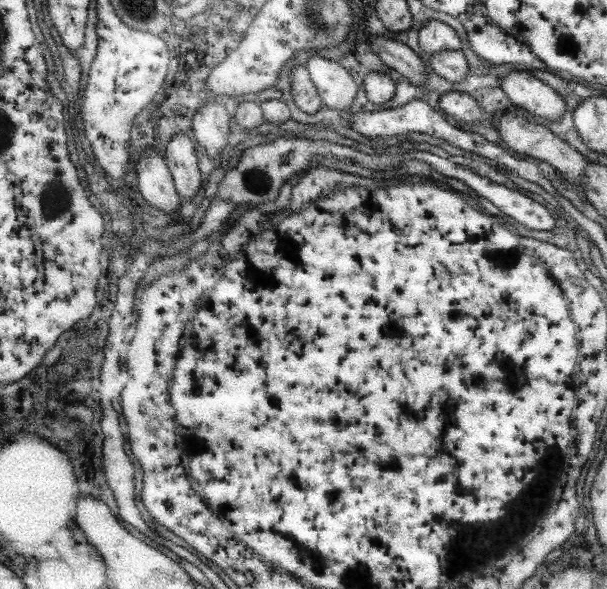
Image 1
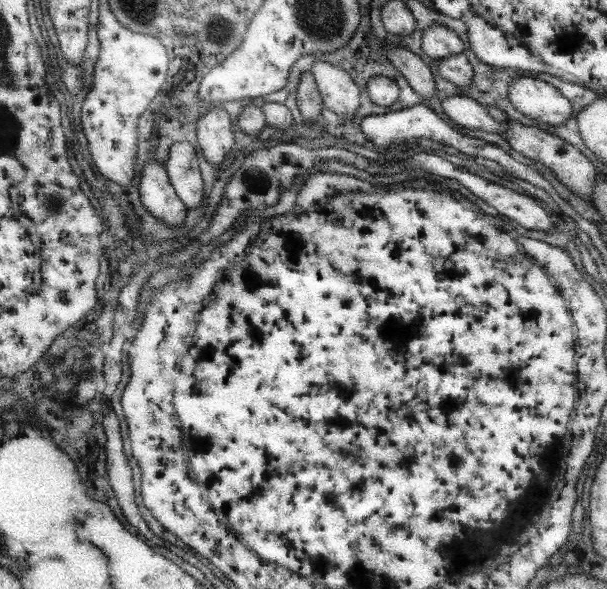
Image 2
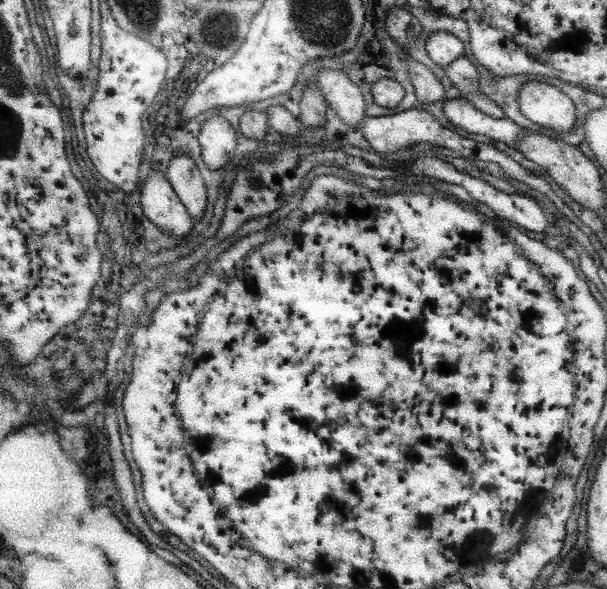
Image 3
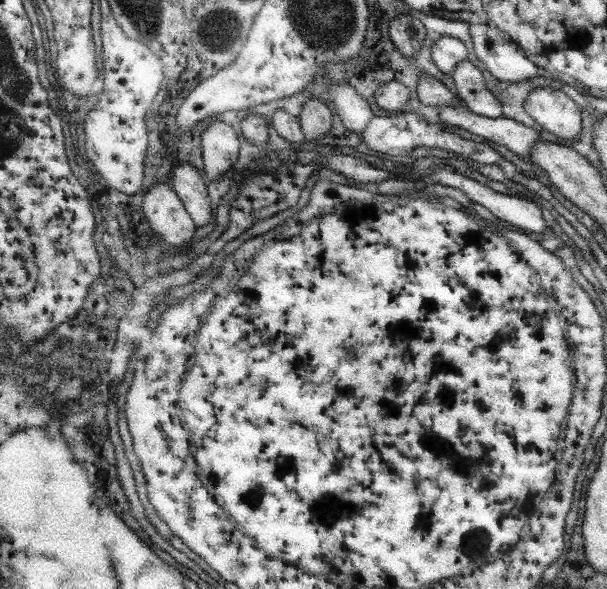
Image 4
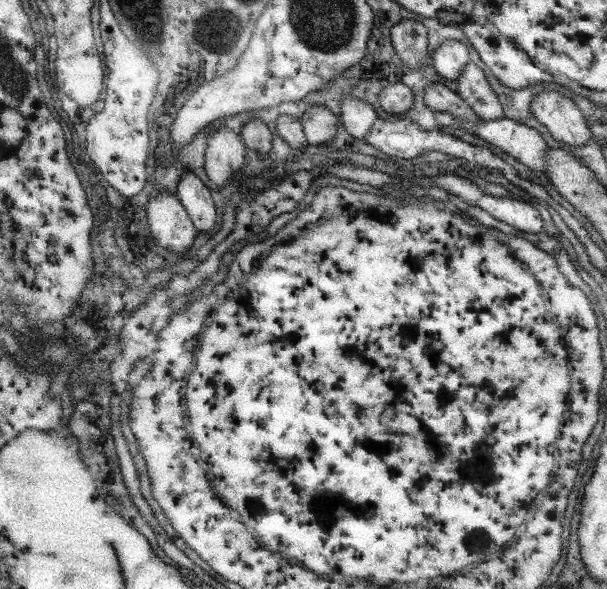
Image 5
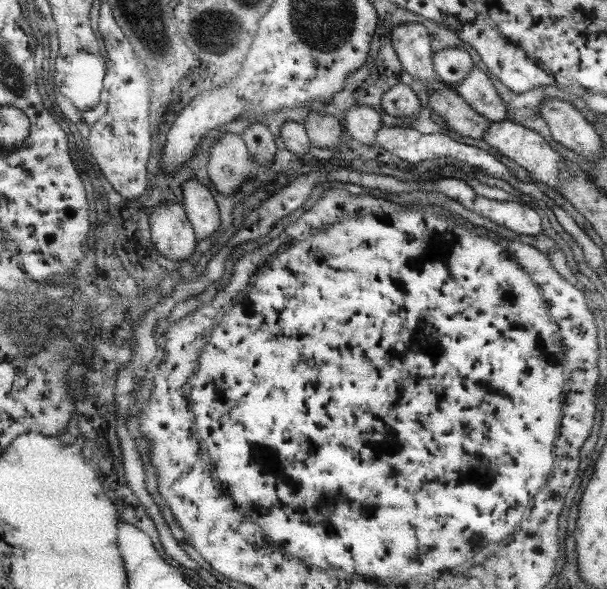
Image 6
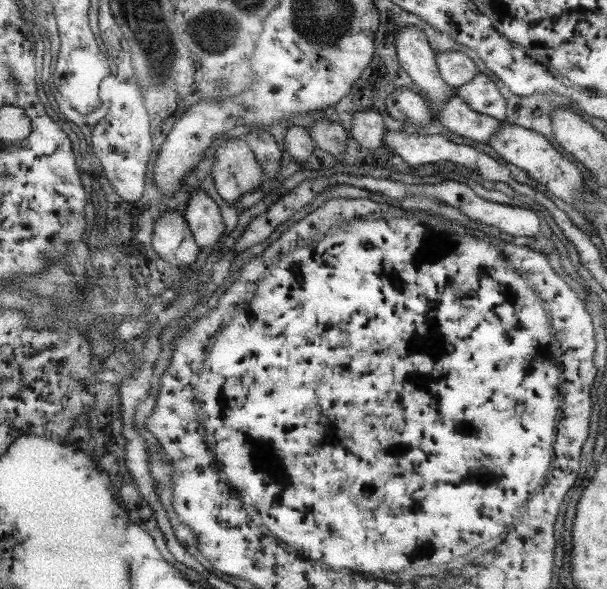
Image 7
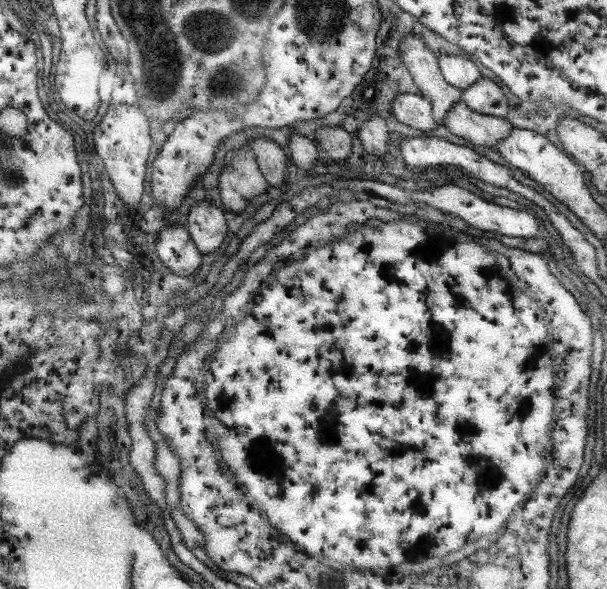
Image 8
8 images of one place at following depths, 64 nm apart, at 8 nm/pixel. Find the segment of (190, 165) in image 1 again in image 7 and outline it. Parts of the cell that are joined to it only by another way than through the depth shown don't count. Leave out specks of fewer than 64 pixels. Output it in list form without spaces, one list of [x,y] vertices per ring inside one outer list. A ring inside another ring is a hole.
[[[192,190],[183,214],[200,249],[214,247],[218,242],[222,244],[225,237],[224,219],[219,206],[209,194]]]

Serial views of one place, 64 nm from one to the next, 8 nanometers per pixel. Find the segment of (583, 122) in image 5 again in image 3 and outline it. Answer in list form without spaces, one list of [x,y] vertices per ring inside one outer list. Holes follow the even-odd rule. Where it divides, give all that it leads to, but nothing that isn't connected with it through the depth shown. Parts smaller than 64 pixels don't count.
[[[522,78],[522,88],[516,95],[520,111],[532,122],[556,132],[574,131],[574,101],[559,88],[546,82],[527,82]]]

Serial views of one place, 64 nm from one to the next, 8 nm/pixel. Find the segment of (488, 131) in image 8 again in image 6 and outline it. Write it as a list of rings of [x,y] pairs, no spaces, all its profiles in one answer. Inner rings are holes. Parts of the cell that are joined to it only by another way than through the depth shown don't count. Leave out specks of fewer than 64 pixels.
[[[441,87],[429,94],[429,108],[434,114],[438,113],[444,118],[444,123],[450,130],[470,138],[484,138],[486,128],[490,126],[490,119],[472,109],[453,88]]]

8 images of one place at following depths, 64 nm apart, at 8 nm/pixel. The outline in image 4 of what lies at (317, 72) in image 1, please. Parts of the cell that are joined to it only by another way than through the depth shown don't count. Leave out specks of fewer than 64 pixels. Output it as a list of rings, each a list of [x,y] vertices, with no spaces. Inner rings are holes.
[[[329,81],[329,96],[336,104],[336,114],[341,118],[342,124],[346,130],[361,134],[368,126],[369,120],[374,116],[370,103],[360,94],[356,94],[356,90],[352,86],[346,84],[338,84]]]

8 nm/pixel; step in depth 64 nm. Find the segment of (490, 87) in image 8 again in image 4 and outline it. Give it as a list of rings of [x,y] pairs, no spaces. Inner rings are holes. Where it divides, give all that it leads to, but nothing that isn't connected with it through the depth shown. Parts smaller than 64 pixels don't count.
[[[468,60],[456,64],[452,73],[458,97],[465,103],[468,110],[486,118],[503,116],[501,102],[488,90],[482,72]]]

